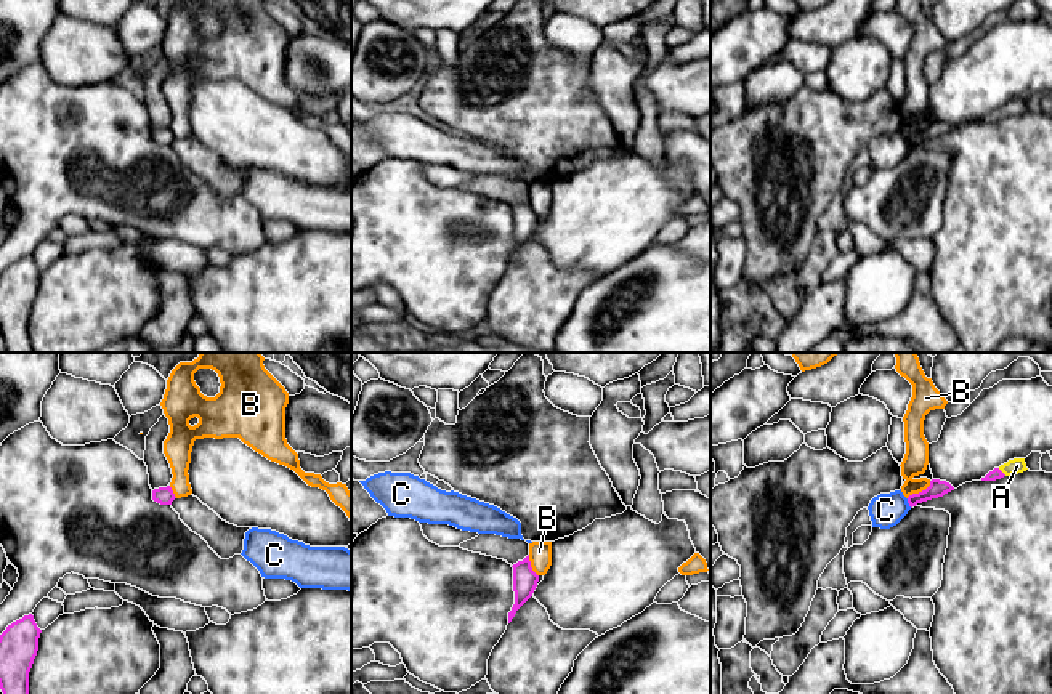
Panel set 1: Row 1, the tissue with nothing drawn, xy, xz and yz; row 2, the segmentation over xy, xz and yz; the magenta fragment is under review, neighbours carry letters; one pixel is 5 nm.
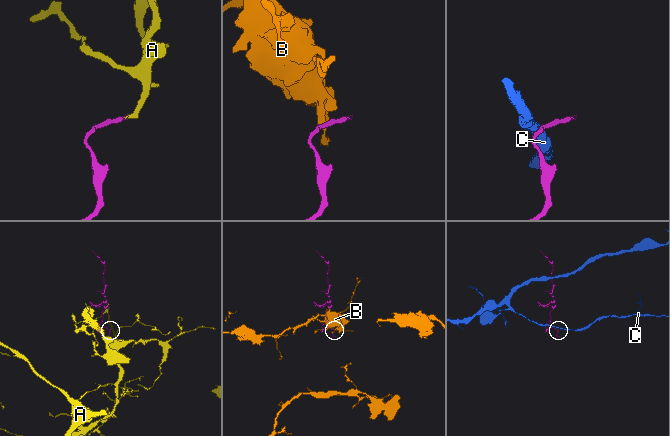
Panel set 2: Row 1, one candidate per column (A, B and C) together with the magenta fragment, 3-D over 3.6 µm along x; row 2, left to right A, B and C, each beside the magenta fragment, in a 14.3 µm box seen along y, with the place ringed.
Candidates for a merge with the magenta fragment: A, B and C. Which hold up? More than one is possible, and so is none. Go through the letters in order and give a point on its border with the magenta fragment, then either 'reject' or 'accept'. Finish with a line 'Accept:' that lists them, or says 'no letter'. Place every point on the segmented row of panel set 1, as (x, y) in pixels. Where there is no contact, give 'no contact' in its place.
A: meets magenta in yz at (1001, 472); accept
B: meets magenta in yz at (919, 492); reject
C: meets magenta in yz at (908, 502); reject
Accept: A

